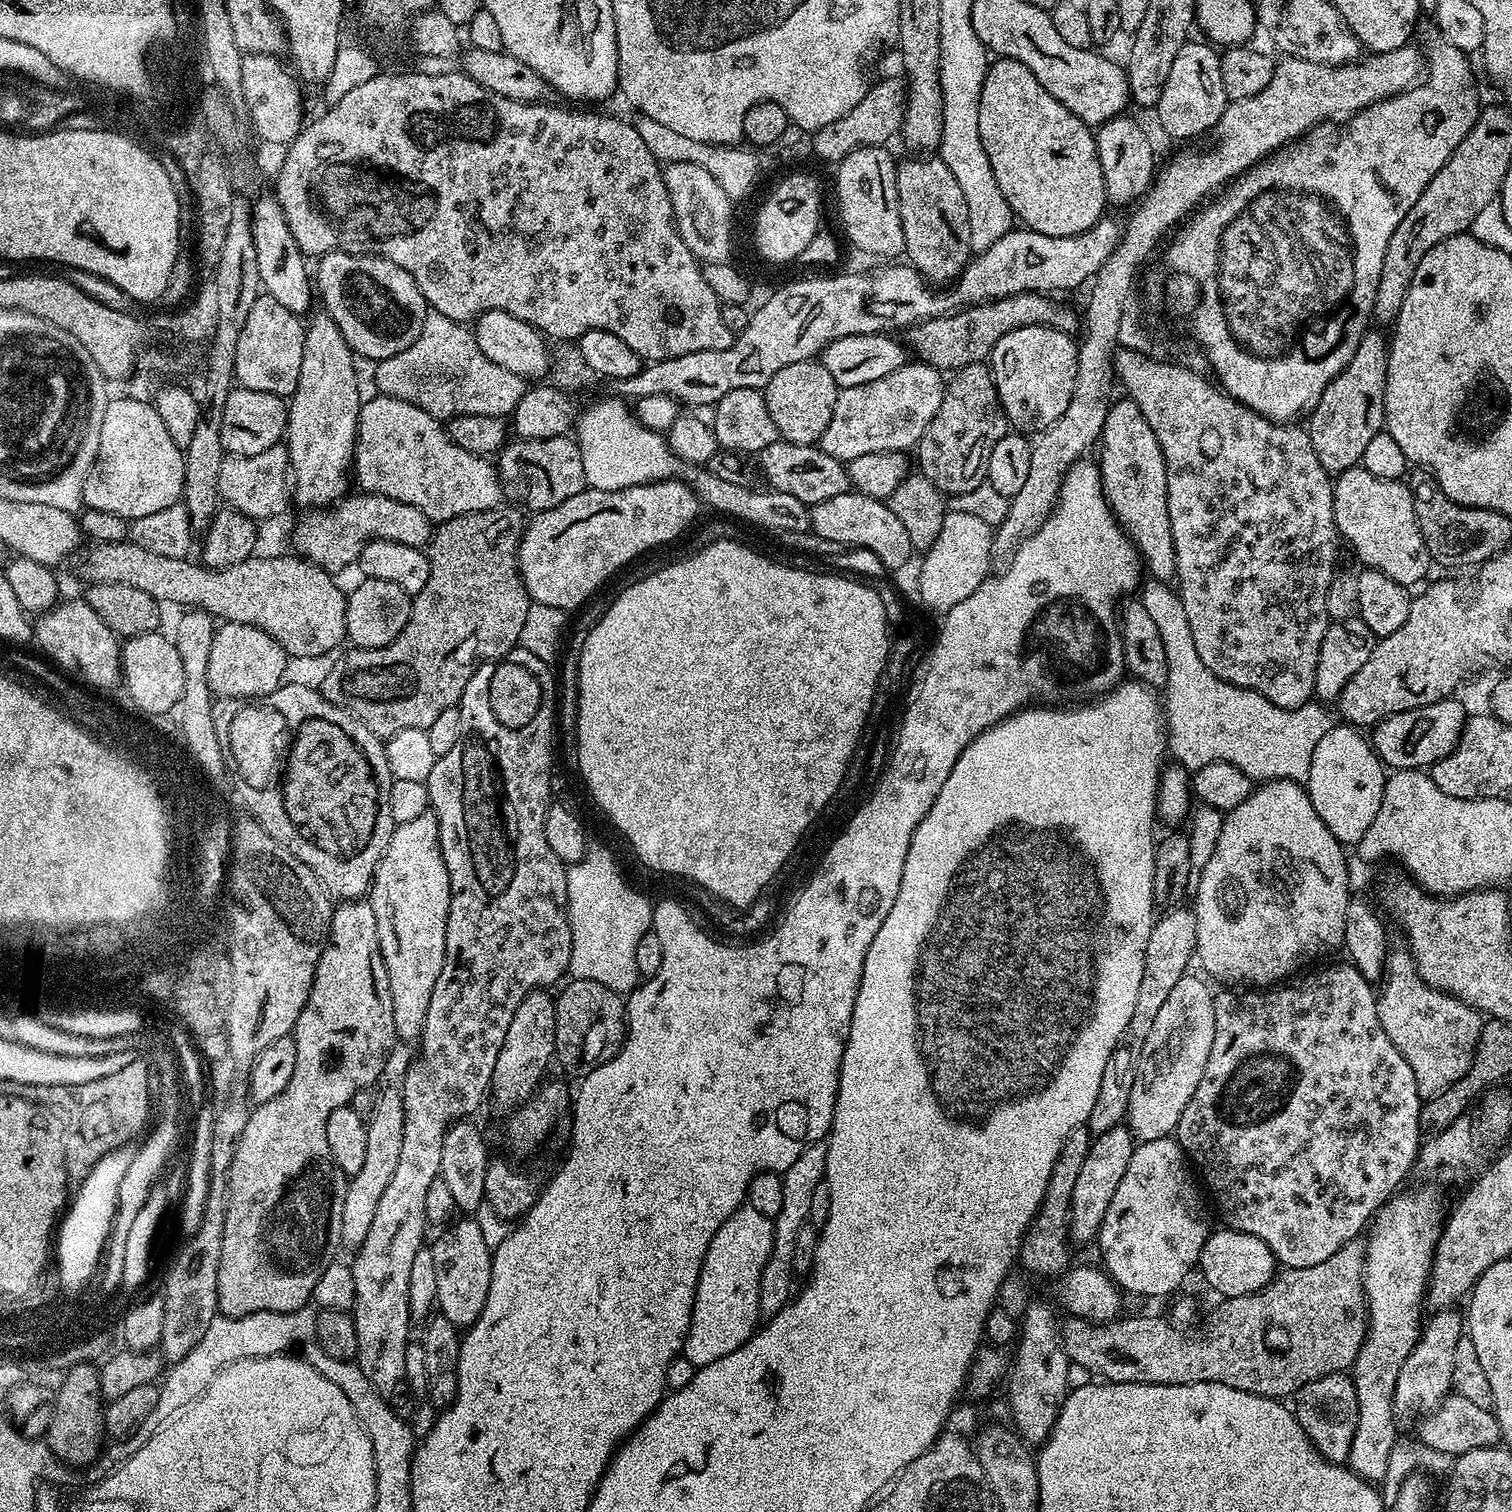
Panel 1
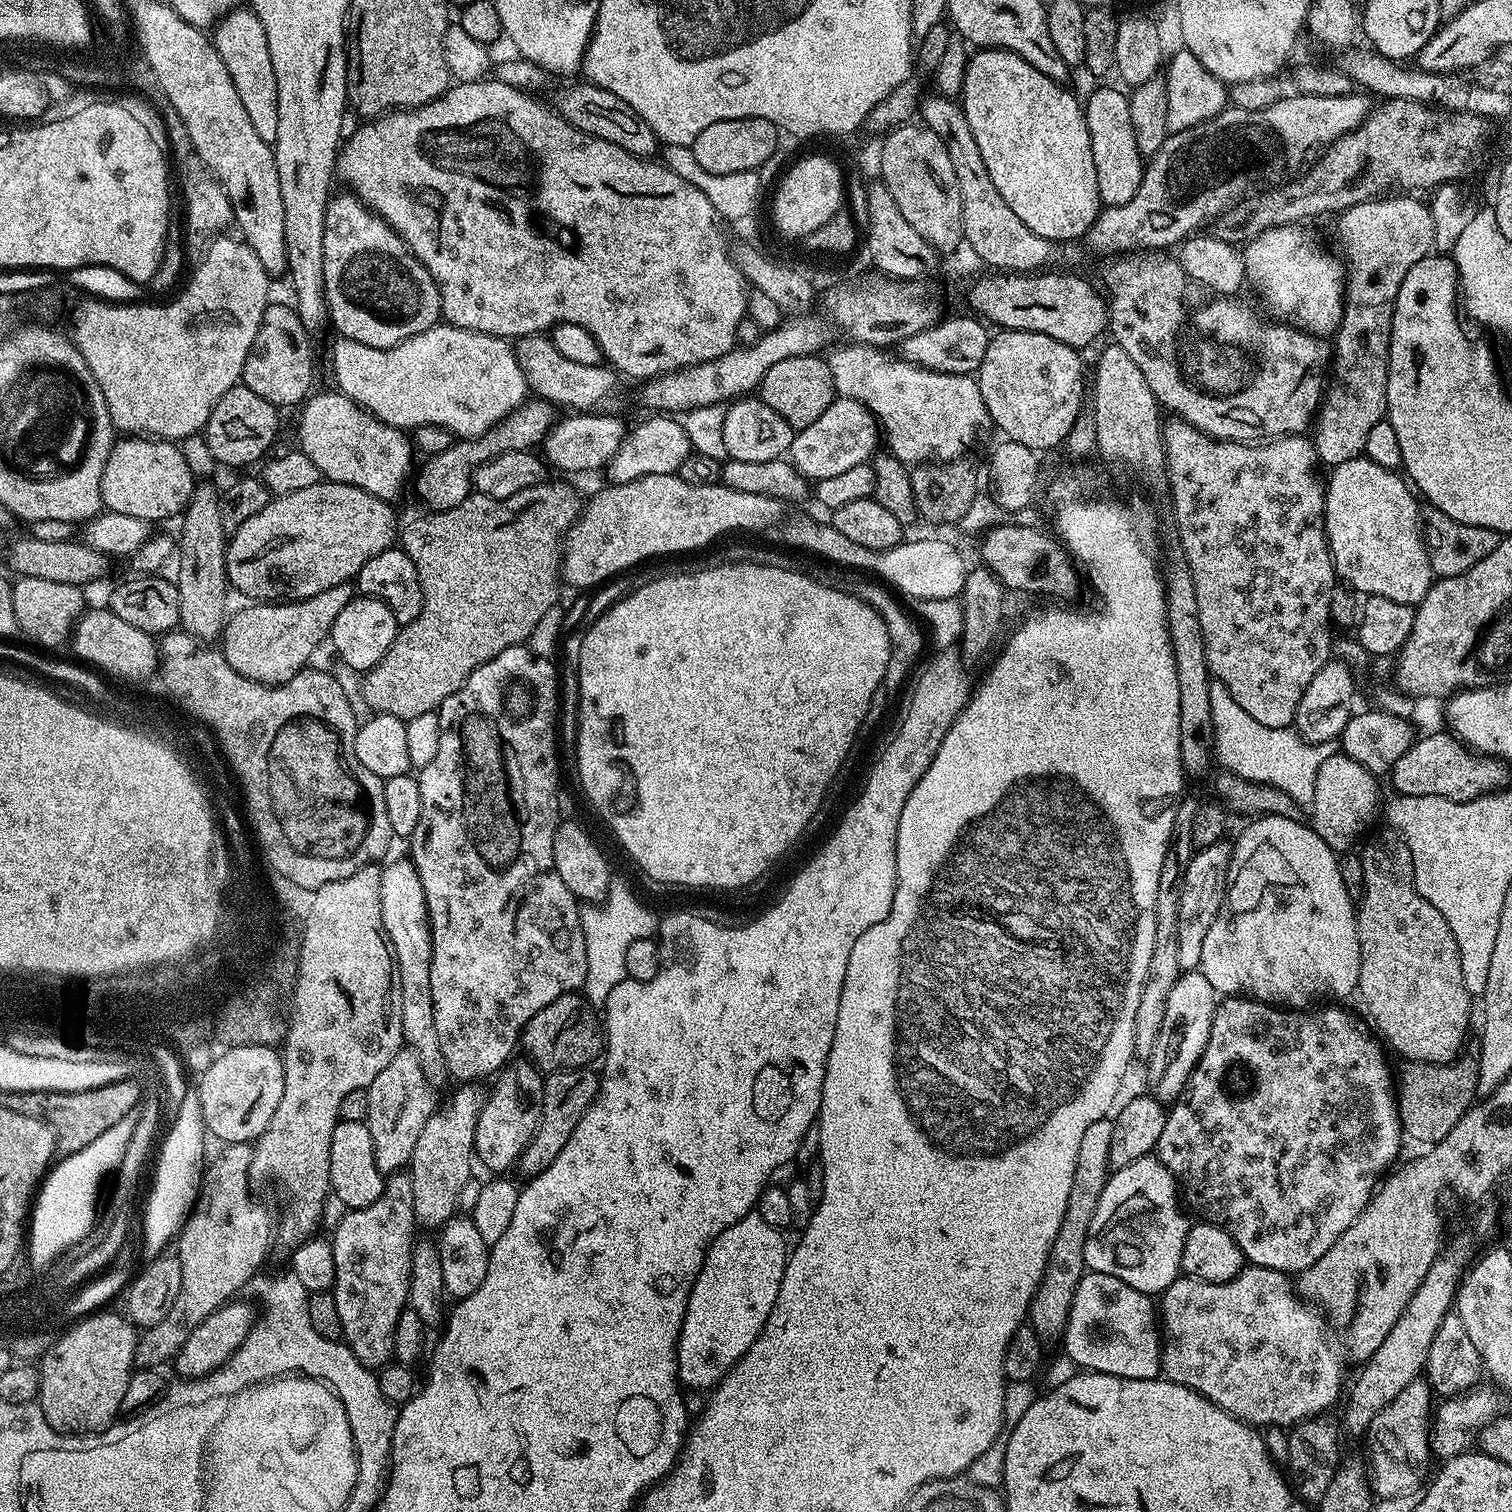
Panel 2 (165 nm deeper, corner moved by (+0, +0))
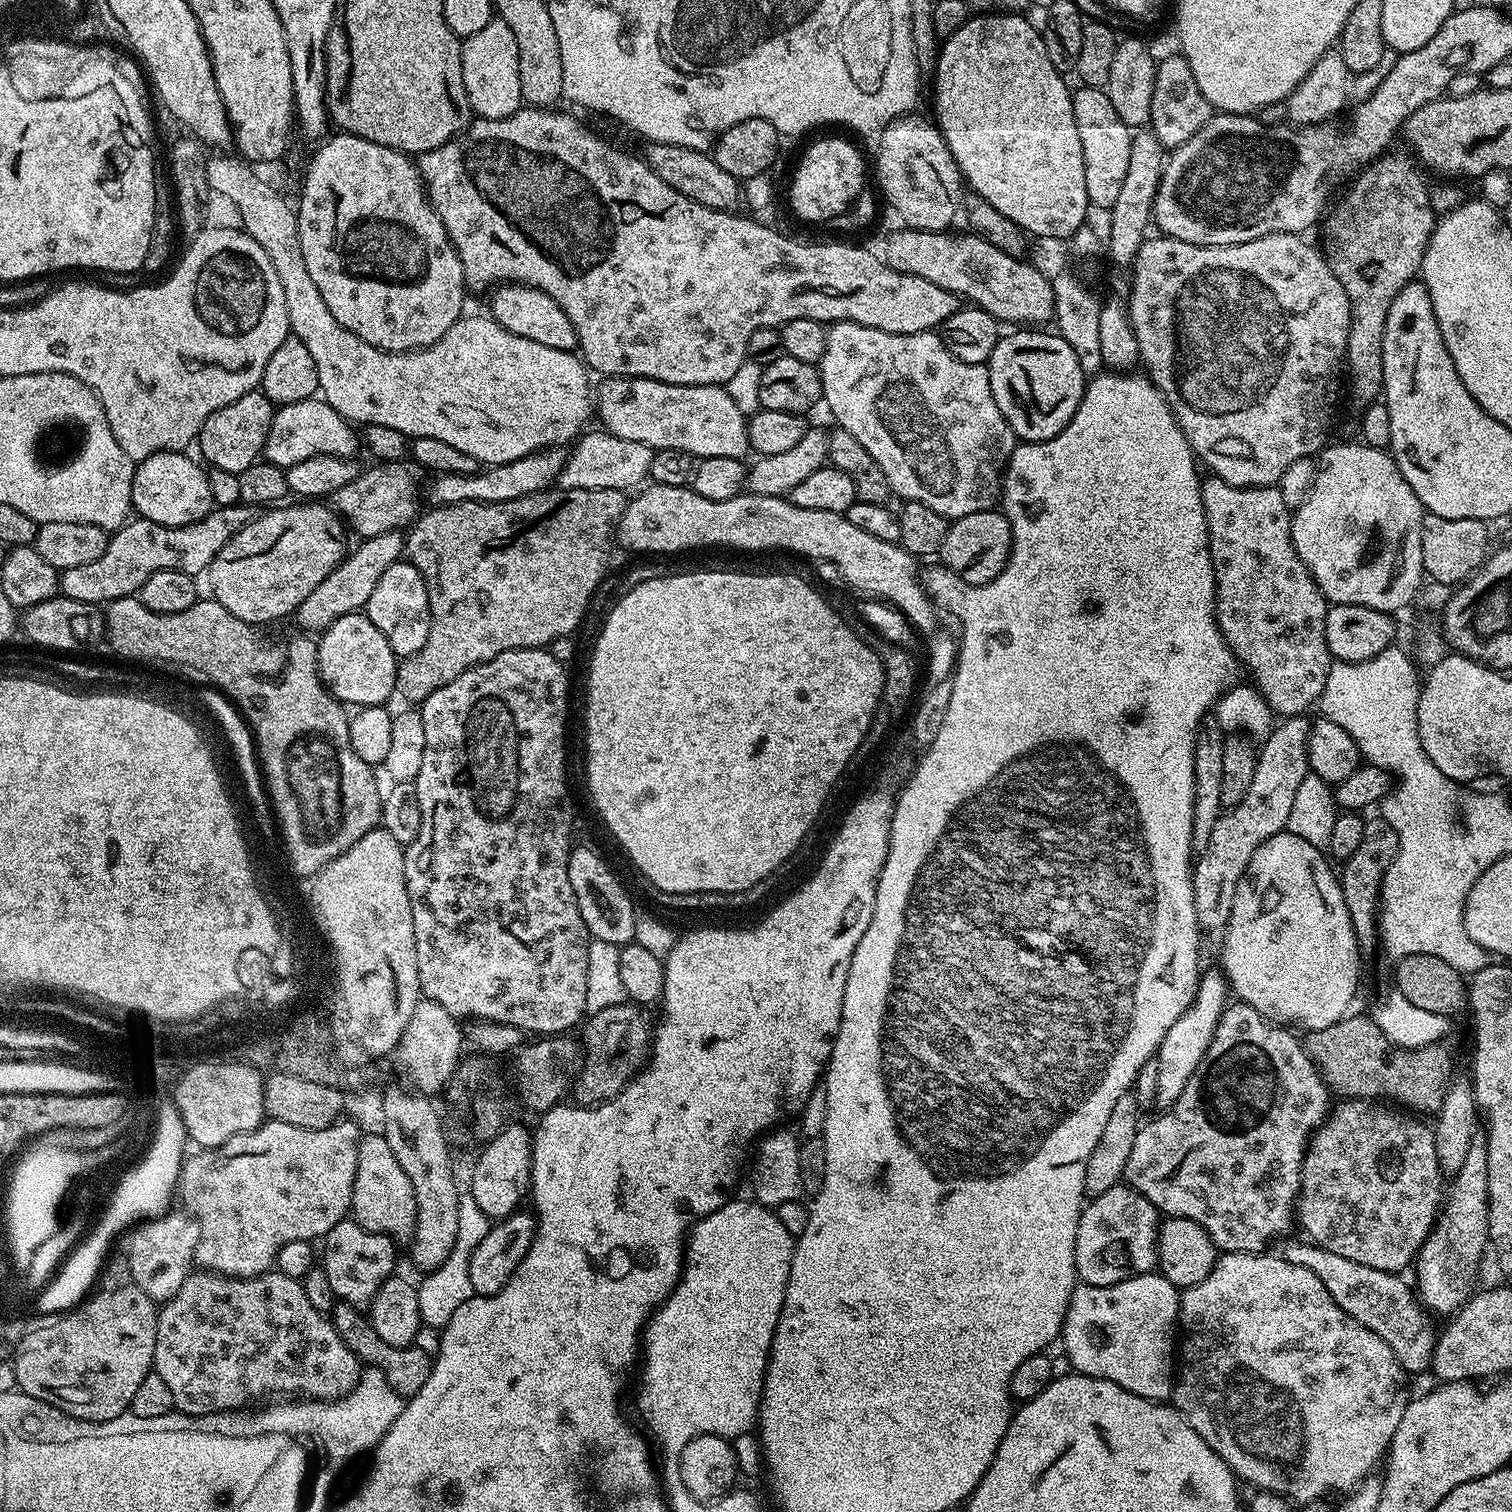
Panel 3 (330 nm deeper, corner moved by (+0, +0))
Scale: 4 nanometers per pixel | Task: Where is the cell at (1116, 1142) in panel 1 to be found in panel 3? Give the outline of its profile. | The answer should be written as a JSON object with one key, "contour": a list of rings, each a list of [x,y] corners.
{"contour":[[[1213,966],[1209,972],[1207,969],[1201,975],[1200,983],[1196,986],[1196,995],[1193,996],[1190,1006],[1180,1015],[1178,1022],[1174,1022],[1174,1026],[1166,1030],[1166,1038],[1162,1038],[1160,1048],[1154,1057],[1158,1066],[1156,1104],[1161,1109],[1178,1102],[1178,1094],[1186,1090],[1186,1082],[1190,1082],[1190,1074],[1198,1070],[1198,1062],[1202,1062],[1214,1038],[1214,1030],[1218,1030],[1218,1022],[1229,1003],[1230,989],[1227,980],[1224,979],[1223,971],[1216,966]]]}

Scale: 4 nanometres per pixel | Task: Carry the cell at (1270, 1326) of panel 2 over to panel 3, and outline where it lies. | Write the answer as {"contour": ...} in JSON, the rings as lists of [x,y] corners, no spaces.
{"contour":[[[1267,1251],[1225,1252],[1217,1259],[1214,1270],[1202,1278],[1202,1282],[1180,1292],[1178,1324],[1182,1329],[1182,1339],[1178,1344],[1178,1375],[1172,1386],[1170,1400],[1176,1411],[1187,1418],[1198,1434],[1202,1434],[1204,1441],[1230,1465],[1243,1483],[1245,1480],[1253,1484],[1256,1490],[1277,1492],[1279,1496],[1303,1506],[1331,1497],[1331,1492],[1347,1494],[1381,1467],[1394,1438],[1394,1430],[1398,1430],[1398,1422],[1402,1422],[1402,1414],[1406,1414],[1410,1399],[1410,1376],[1398,1358],[1394,1358],[1394,1350],[1390,1350],[1390,1346],[1386,1346],[1386,1342],[1382,1342],[1374,1330],[1350,1318],[1350,1314],[1346,1314],[1342,1306],[1330,1298],[1326,1286],[1318,1282],[1318,1274],[1314,1274],[1314,1270],[1306,1270],[1306,1266],[1294,1266],[1294,1262],[1286,1262],[1280,1254],[1268,1255]]]}

